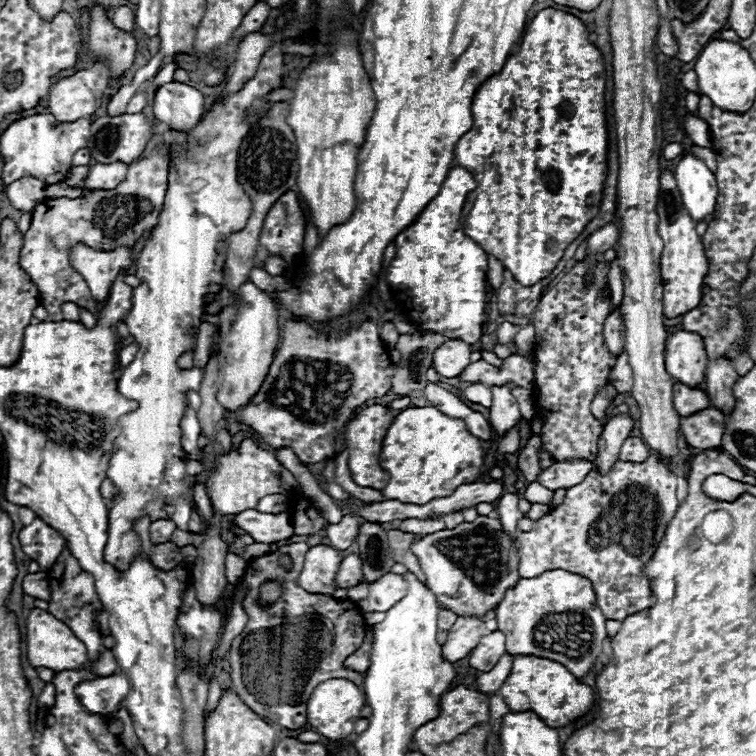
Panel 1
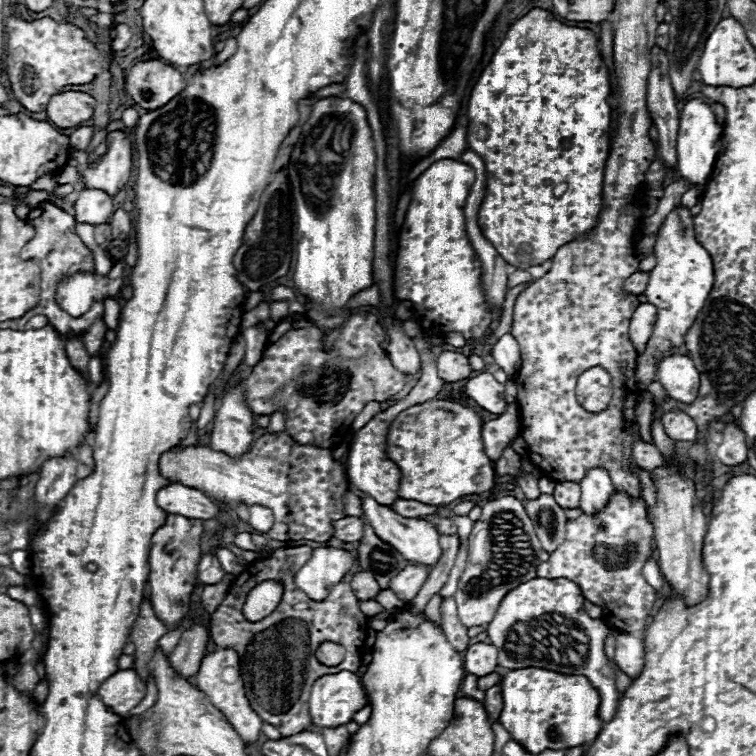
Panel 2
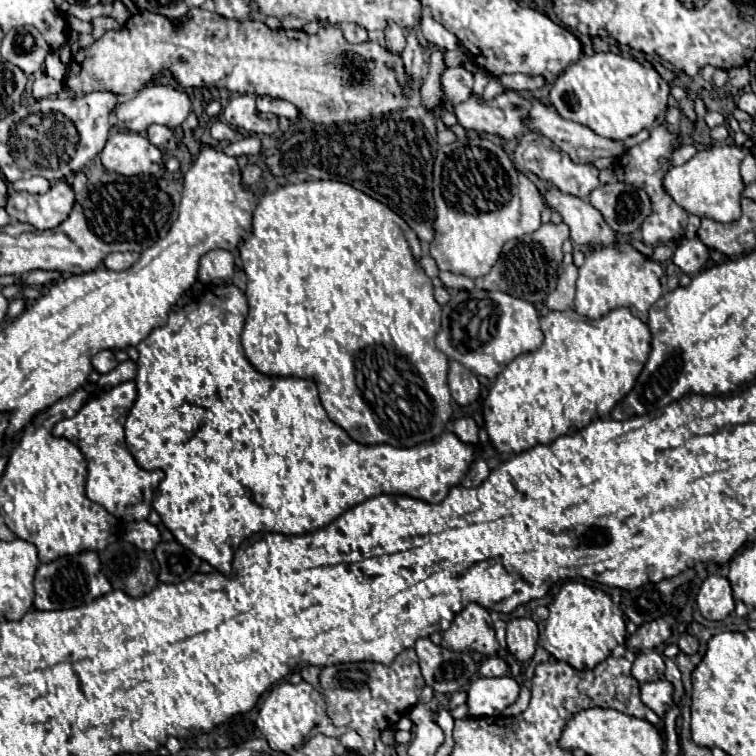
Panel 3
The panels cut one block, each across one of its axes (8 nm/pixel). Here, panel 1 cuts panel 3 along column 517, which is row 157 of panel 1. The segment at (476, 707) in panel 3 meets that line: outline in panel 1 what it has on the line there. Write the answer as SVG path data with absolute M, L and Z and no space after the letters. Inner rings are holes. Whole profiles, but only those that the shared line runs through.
M692 152L684 154L674 168L674 178L692 220L710 218L716 206L718 188L714 174L708 170L704 160Z

